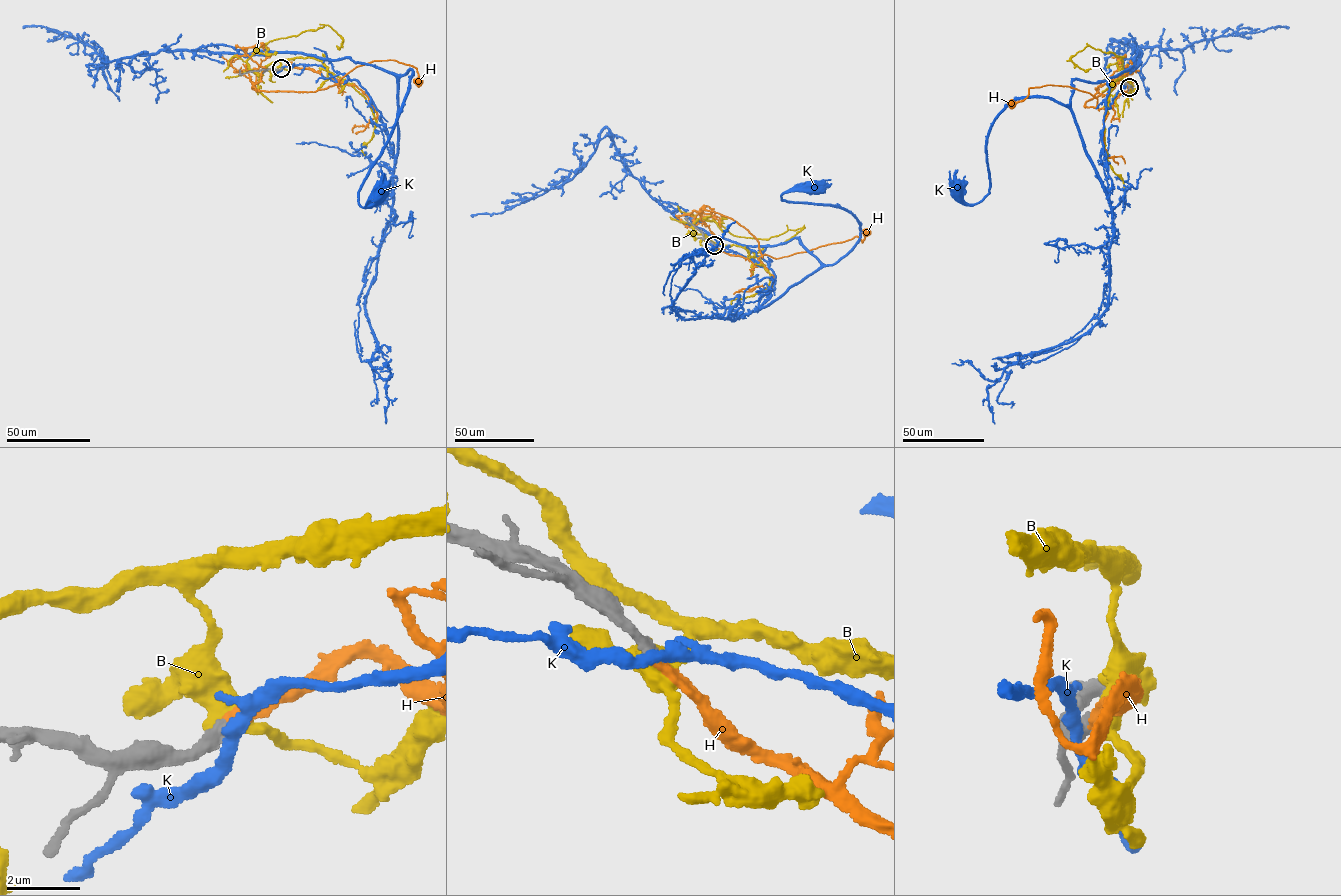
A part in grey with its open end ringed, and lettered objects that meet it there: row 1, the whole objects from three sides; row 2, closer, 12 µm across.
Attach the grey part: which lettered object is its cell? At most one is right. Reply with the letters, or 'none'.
H

